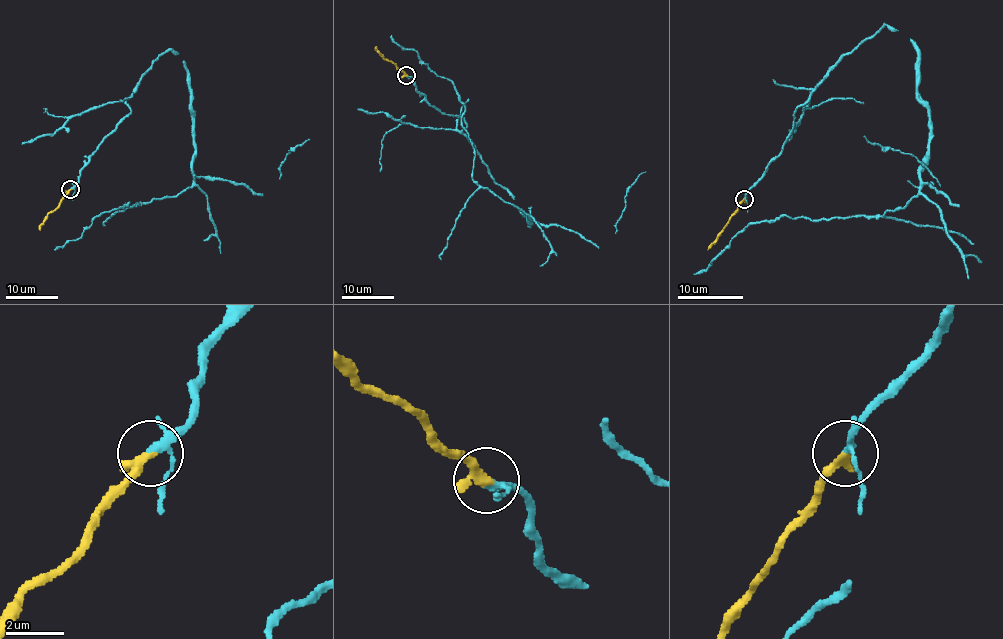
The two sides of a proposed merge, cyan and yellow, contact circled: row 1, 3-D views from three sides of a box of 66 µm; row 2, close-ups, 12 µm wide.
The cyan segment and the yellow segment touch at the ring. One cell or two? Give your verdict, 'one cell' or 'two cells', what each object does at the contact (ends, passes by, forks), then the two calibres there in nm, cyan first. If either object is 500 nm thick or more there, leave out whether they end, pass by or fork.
one cell; cyan forks there; yellow ends there; 170 nm thick on the cyan side, 360 nm on the other

